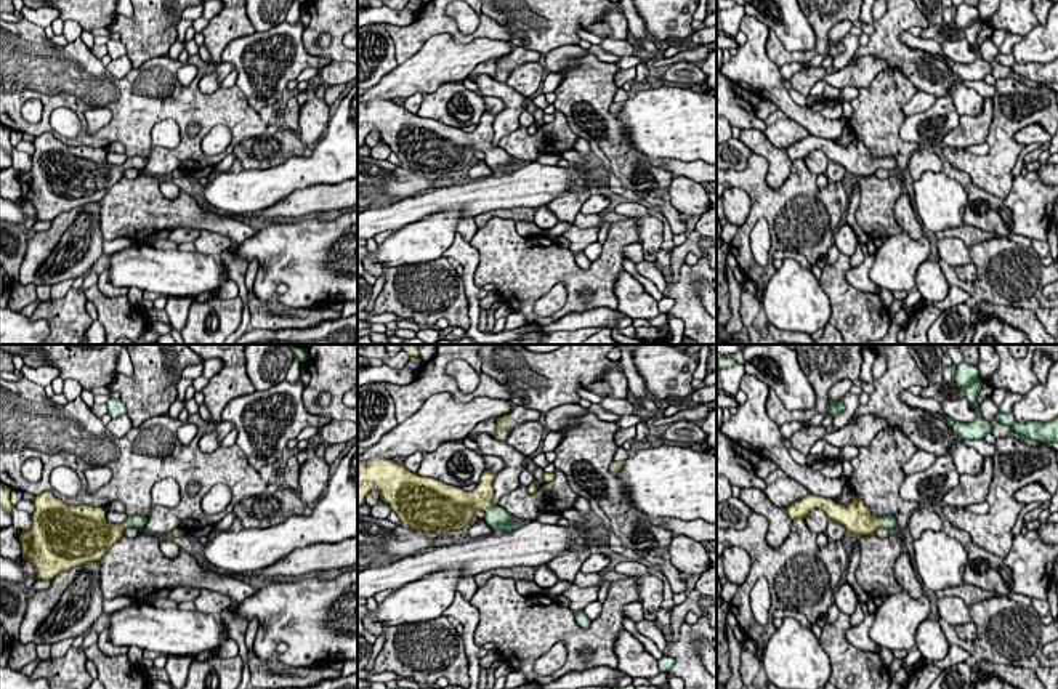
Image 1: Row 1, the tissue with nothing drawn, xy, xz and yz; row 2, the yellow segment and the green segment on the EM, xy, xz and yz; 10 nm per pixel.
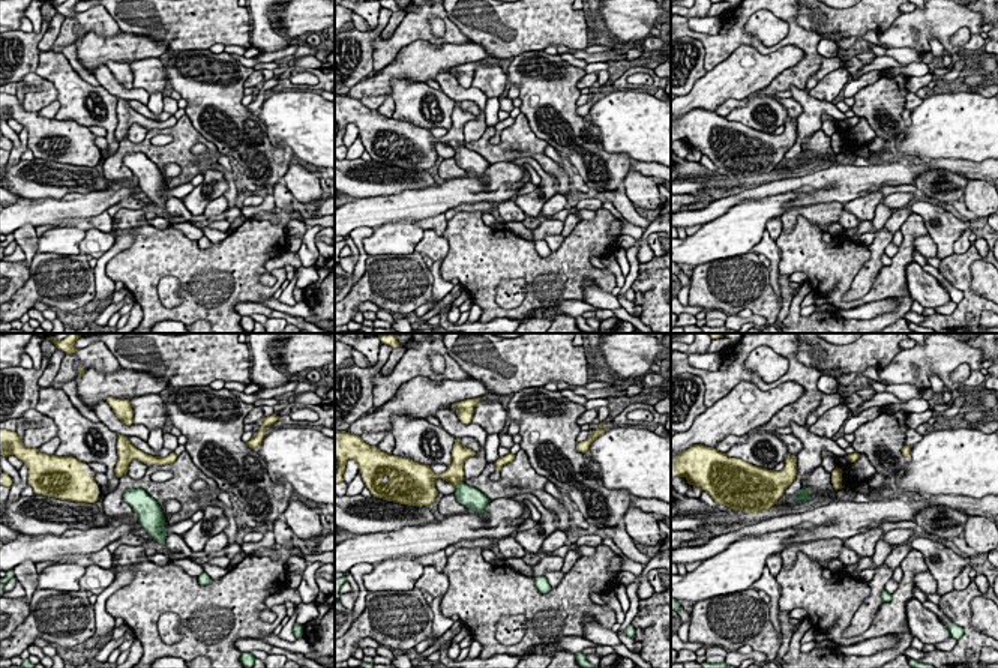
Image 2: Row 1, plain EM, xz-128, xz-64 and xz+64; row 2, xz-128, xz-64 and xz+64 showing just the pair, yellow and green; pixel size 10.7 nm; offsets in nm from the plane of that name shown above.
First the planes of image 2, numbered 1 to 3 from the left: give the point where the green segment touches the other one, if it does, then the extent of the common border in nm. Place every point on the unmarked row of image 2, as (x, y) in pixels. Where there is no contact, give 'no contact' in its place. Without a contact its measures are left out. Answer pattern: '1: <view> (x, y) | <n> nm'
1: no contact
2: xz-64 (456, 147) | 120 nm
3: no contact

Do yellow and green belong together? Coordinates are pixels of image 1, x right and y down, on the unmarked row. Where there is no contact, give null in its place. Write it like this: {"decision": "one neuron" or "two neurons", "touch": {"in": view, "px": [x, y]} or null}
{"decision": "one neuron", "touch": {"in": "xy", "px": [125, 164]}}

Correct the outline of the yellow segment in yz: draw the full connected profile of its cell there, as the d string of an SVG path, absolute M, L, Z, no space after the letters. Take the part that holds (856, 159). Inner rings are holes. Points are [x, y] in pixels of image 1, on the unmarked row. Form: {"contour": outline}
{"contour": "M808 135L787 147L787 155L790 160L805 160L814 149L824 151L829 160L838 162L853 178L874 176L878 168L888 171L898 168L894 157L874 157L856 136L850 146L843 147L832 139Z"}

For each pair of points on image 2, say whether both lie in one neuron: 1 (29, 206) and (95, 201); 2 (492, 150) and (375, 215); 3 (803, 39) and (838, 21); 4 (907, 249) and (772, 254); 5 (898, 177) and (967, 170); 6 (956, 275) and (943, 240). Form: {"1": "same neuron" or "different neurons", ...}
{"1": "same neuron", "2": "different neurons", "3": "different neurons", "4": "different neurons", "5": "same neuron", "6": "different neurons"}

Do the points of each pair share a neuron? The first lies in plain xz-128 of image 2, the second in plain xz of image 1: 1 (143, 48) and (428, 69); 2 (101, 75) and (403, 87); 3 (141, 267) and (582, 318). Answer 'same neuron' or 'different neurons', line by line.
1: same neuron
2: different neurons
3: different neurons

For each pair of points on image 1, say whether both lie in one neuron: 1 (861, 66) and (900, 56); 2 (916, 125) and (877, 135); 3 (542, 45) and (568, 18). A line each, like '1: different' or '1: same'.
1: different
2: different
3: same

